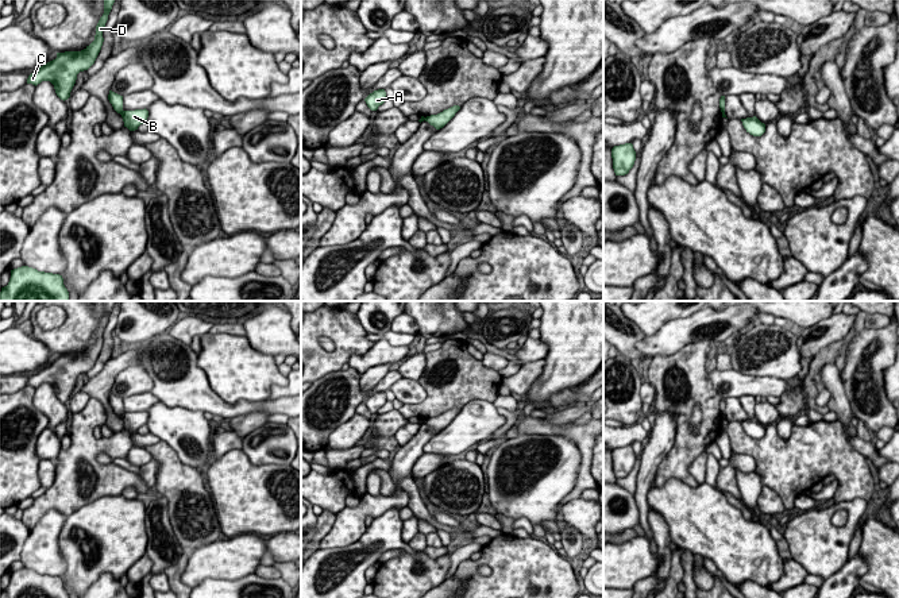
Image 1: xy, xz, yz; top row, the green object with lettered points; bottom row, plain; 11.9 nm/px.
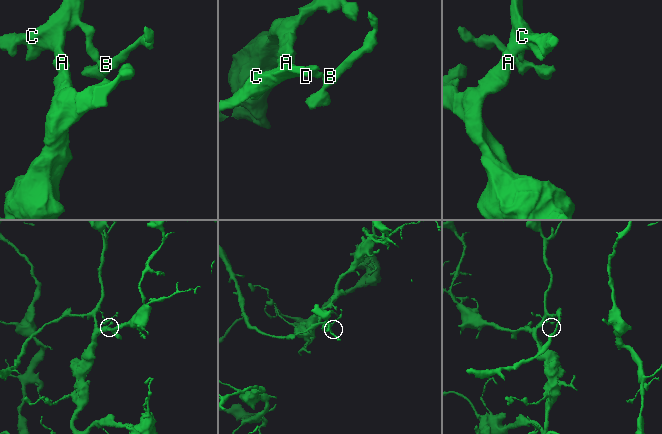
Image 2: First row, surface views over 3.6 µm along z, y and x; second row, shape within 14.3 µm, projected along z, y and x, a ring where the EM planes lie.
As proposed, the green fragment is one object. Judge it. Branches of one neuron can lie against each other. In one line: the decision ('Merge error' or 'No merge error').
Merge error

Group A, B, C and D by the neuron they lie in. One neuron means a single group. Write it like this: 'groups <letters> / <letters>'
groups A C D / B

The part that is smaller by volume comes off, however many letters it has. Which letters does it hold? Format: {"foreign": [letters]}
{"foreign": ["B"]}

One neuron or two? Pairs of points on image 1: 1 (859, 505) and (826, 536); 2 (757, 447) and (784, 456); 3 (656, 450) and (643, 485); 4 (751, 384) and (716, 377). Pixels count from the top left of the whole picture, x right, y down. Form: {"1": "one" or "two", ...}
{"1": "one", "2": "one", "3": "one", "4": "one"}

